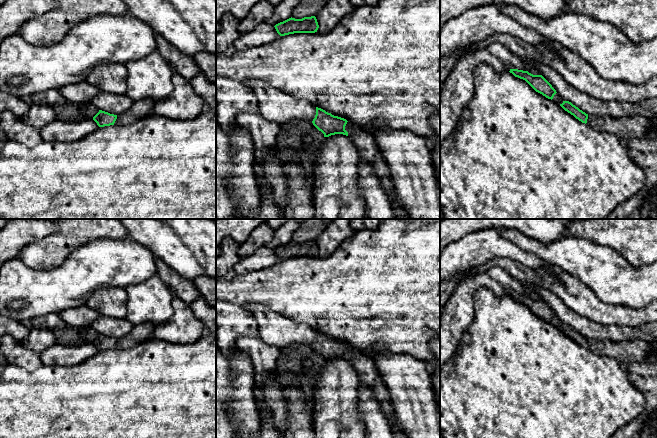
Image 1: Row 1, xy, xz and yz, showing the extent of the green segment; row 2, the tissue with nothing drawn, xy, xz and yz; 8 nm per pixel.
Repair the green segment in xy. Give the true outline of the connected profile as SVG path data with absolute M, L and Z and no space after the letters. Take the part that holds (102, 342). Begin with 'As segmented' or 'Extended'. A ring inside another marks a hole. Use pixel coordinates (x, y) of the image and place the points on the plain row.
Extended. M150 322L135 325L129 334L118 339L99 334L99 336L93 341L93 344L99 351L114 348L128 349L153 337L154 328L155 325Z

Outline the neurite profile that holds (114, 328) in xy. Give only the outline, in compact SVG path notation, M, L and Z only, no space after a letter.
M99 316L91 326L99 333L110 338L118 339L126 336L133 329L133 325L126 318L115 319Z

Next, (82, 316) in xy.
M86 305L64 310L59 315L67 325L77 328L91 325L100 316L96 310Z

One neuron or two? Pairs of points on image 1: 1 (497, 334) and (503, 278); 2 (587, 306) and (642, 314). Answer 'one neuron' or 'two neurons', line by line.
1: two neurons
2: one neuron

